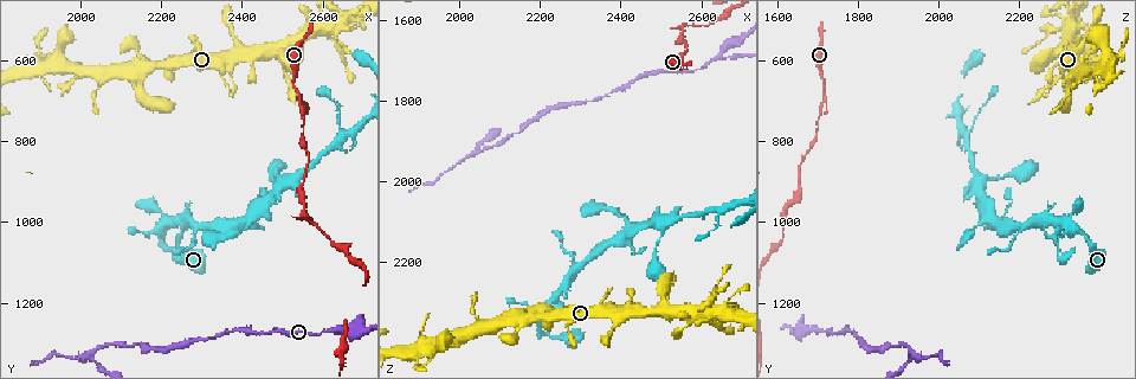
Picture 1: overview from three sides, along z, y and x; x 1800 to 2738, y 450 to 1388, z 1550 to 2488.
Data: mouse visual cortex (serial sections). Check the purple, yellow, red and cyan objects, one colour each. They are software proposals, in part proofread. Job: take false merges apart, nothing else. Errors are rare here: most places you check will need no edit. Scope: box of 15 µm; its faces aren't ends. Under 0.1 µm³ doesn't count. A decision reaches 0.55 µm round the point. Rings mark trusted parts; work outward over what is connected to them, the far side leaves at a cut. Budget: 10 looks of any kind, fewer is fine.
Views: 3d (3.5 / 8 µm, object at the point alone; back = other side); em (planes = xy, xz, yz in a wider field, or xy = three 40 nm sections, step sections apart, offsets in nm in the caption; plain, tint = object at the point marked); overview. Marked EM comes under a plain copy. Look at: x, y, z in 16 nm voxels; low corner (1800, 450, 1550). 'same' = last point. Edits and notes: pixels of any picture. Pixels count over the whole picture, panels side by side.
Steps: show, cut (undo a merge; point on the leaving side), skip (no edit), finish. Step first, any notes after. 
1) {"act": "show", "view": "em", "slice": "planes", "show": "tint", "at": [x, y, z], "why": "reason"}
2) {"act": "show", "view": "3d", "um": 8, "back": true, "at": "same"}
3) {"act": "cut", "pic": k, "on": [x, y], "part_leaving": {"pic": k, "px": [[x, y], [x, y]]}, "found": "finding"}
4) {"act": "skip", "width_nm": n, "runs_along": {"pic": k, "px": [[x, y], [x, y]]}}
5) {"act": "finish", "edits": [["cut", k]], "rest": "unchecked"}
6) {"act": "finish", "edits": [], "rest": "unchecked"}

{"act": "show", "view": "3d", "um": 3.5, "at": [2140, 620, 2340], "why": "abrupt turn"}

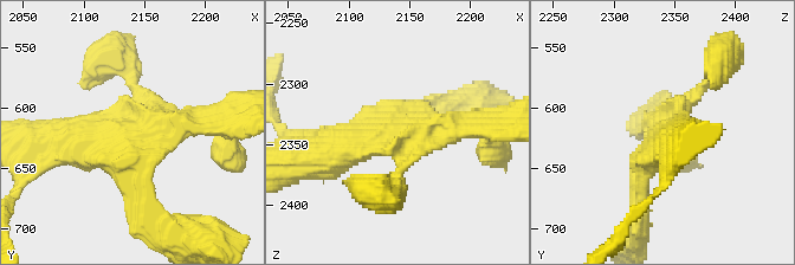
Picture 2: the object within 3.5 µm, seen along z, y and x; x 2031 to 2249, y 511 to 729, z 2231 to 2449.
{"act": "show", "view": "em", "slice": "xy", "step": 2, "show": "tint", "at": [2140, 622, 2340], "why": "need the tissue"}

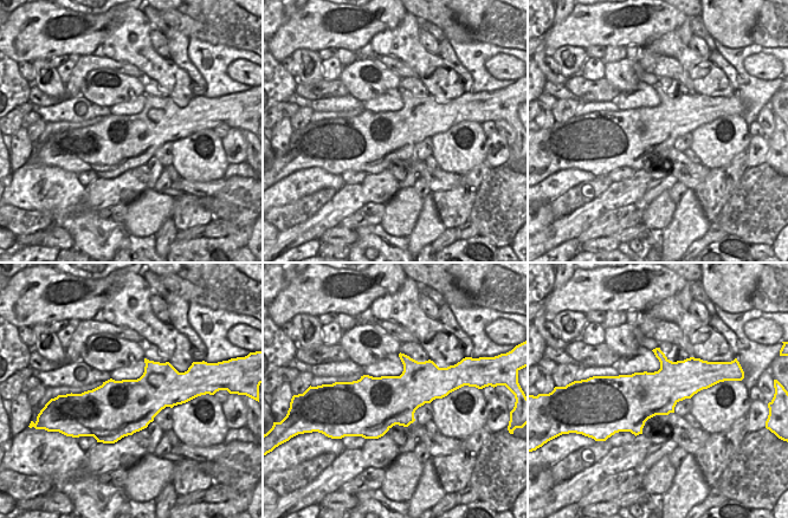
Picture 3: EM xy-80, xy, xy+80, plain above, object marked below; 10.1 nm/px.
{"act": "skip", "runs_along": {"pic": 2, "px": [[474, 124], [387, 134], [322, 155]]}, "found": "all the same cell"}

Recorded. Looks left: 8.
{"act": "show", "view": "3d", "um": 3.5, "at": [2540, 730, 1715]}

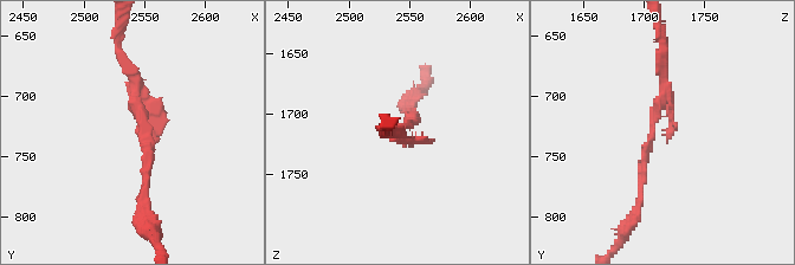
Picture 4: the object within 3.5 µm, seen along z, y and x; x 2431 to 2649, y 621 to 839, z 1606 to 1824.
{"act": "show", "view": "em", "slice": "planes", "show": "tint", "at": [2548, 728, 1710]}

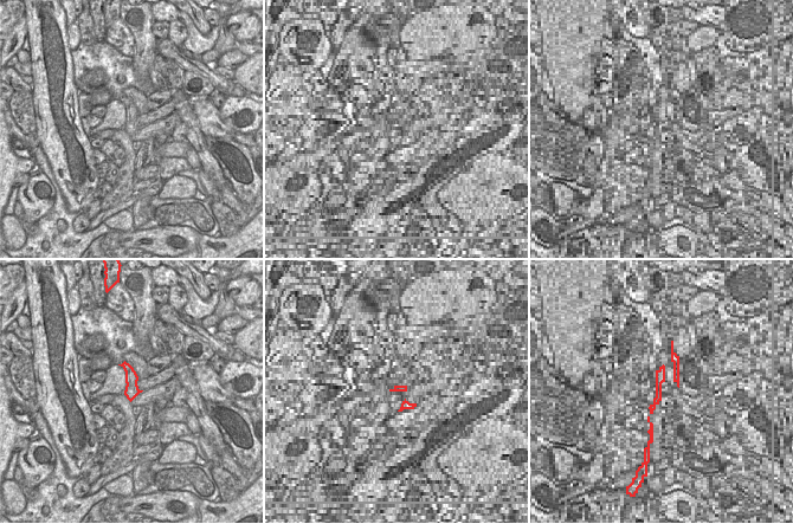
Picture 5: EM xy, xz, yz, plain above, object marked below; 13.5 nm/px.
{"act": "skip", "arm_widths_nm": [100, 150], "found": "all the same cell"}

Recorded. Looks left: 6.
{"act": "show", "view": "3d", "um": 3.5, "at": [2650, 1270, 1685], "why": "branch point"}

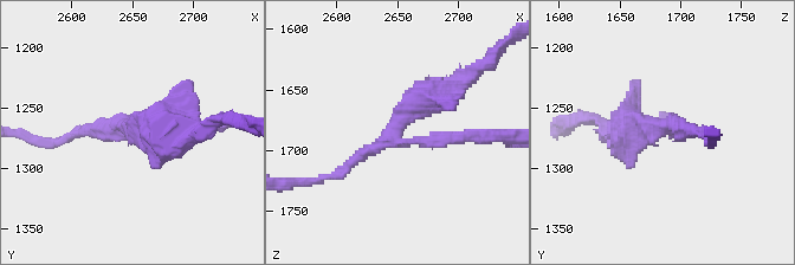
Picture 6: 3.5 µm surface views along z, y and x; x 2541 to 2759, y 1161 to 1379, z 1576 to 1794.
{"act": "show", "view": "em", "slice": "xy", "step": 2, "show": "tint", "at": [2644, 1266, 1688], "arms": 3, "arm_widths_nm": [150, 150, 400]}

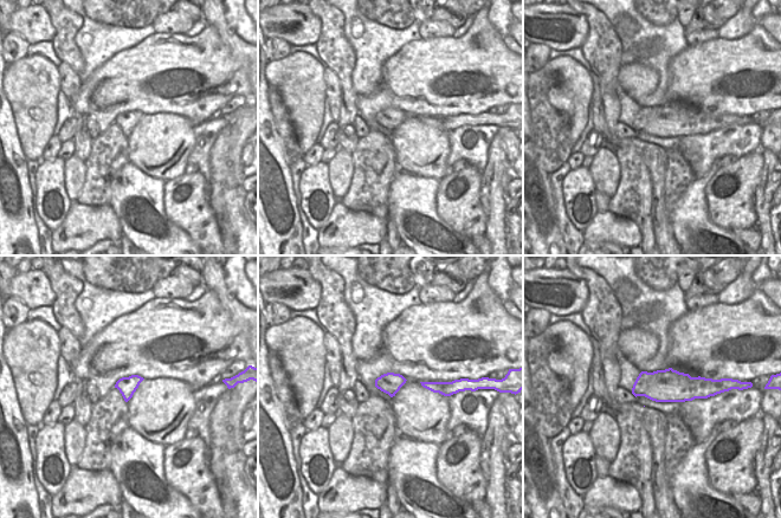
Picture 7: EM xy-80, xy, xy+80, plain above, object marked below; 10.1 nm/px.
{"act": "skip", "width_nm": 220, "runs_along": {"pic": 6, "px": [[329, 179], [448, 88]]}, "found": "one cell here"}

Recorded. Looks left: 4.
{"act": "show", "view": "3d", "um": 8, "at": [2025, 1325, 1935], "why": "abrupt turn"}

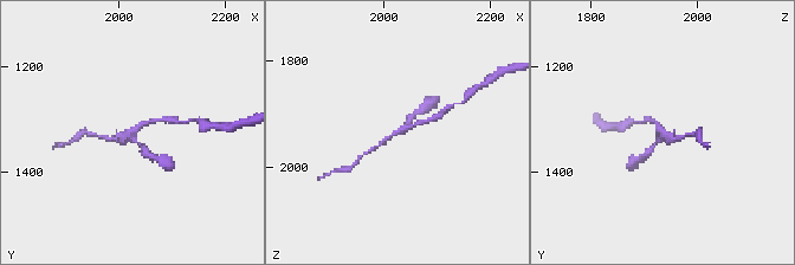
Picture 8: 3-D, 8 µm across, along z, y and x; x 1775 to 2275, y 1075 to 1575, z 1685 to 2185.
{"act": "show", "view": "3d", "um": 3.5, "at": [2020, 1325, 1935]}

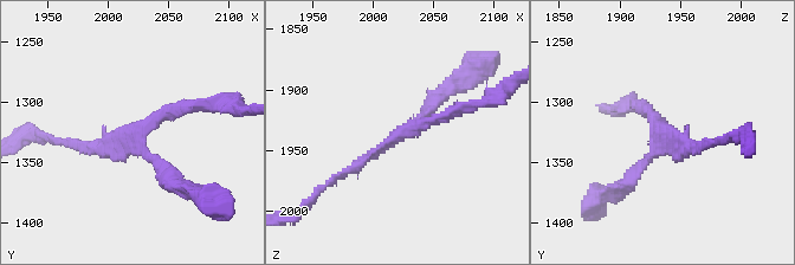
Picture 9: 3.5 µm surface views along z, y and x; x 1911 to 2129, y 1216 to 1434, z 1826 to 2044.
{"act": "show", "view": "em", "slice": "xy", "step": 3, "show": "tint", "at": [2022, 1322, 1936]}

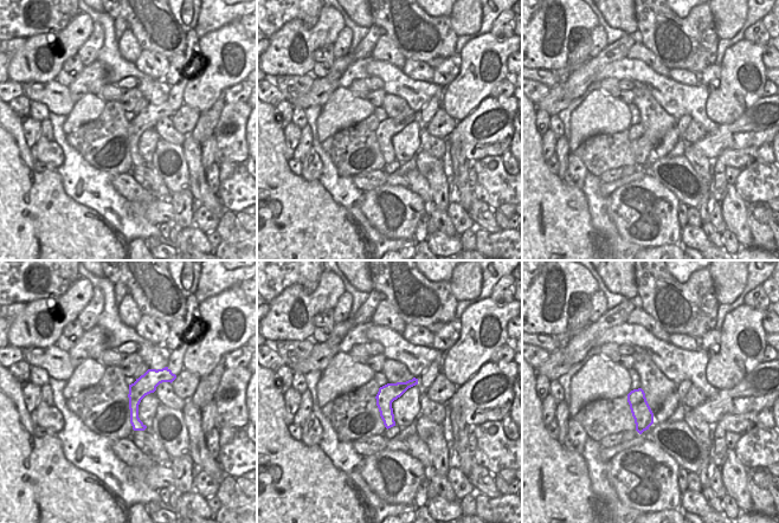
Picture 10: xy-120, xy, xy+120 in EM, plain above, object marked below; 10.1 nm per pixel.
{"act": "skip", "runs_along": {"pic": 10, "px": [[171, 375], [135, 396], [136, 427]]}, "found": "one cell here"}

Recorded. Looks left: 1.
{"act": "finish", "edits": [], "rest": "unchecked"}

